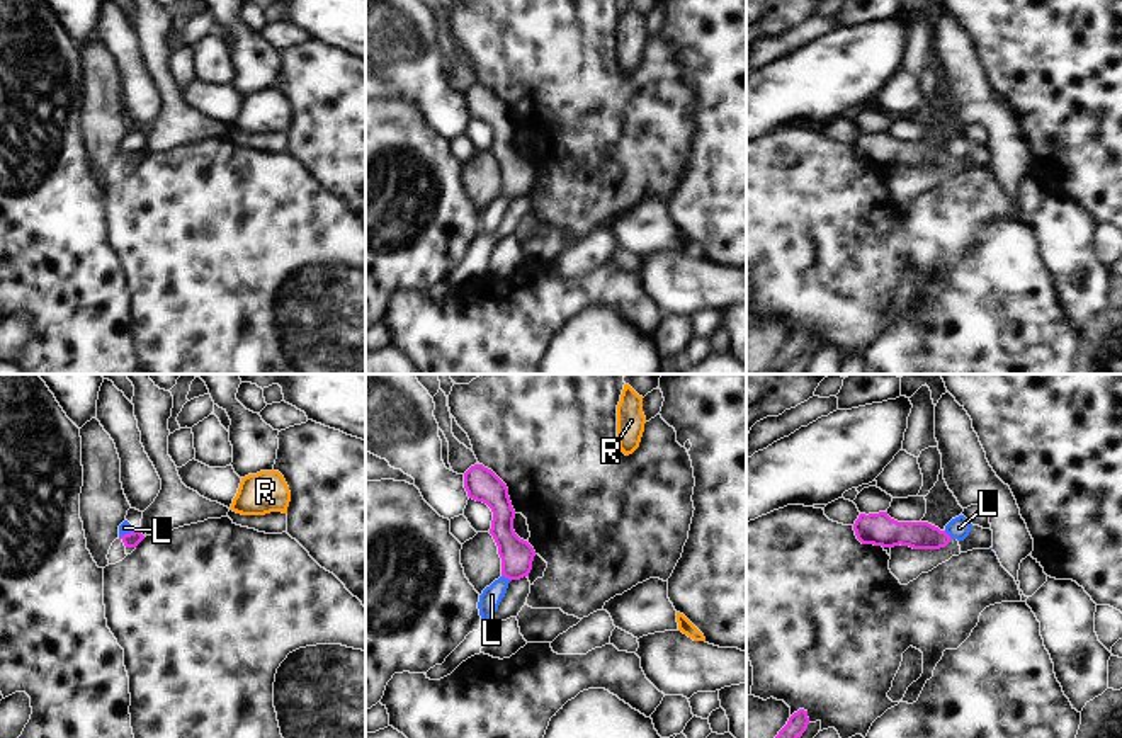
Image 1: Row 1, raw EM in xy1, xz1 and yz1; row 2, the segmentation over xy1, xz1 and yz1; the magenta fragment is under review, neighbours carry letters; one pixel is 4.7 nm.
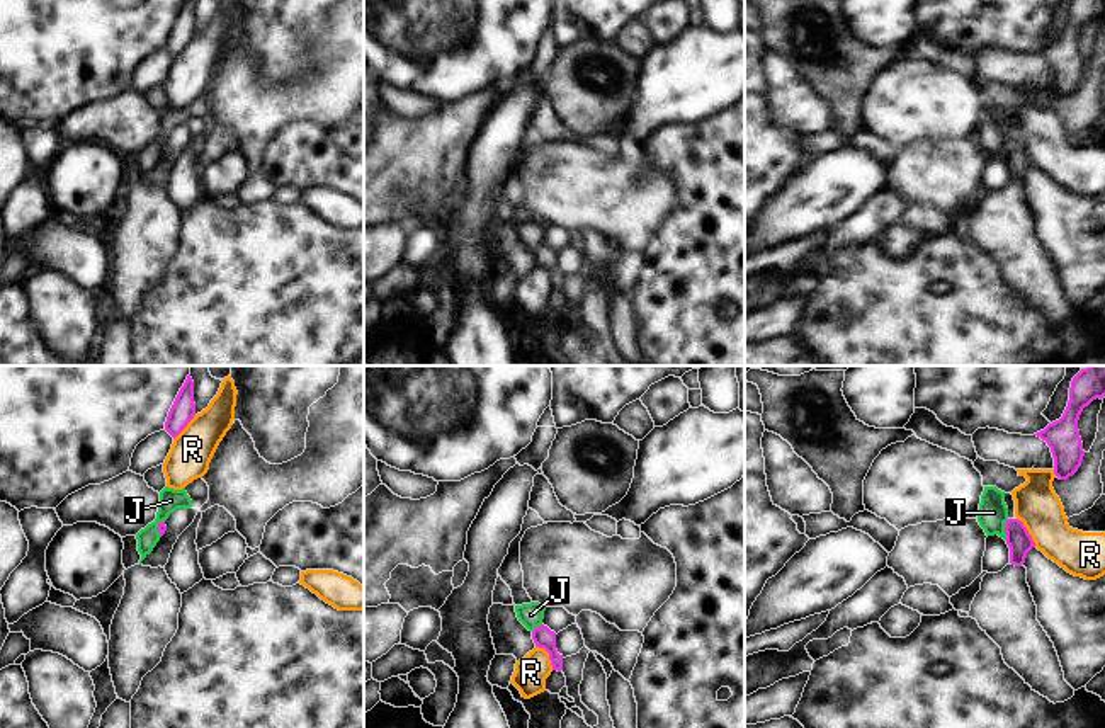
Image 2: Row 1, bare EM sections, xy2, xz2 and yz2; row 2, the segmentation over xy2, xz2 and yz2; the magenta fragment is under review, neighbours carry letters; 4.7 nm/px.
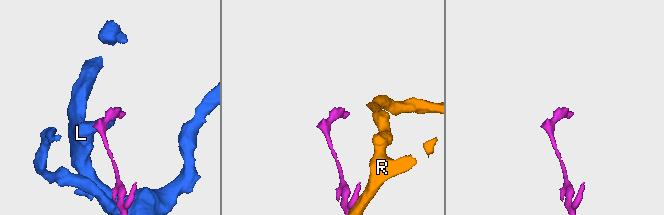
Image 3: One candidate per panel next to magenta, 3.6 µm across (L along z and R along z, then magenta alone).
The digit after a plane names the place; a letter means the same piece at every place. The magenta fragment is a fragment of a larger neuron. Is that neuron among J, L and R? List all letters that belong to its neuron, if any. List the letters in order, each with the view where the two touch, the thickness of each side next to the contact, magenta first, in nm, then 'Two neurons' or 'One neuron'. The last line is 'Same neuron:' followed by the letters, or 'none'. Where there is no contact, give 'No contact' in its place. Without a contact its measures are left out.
J: Touches magenta in yz2. Thickness 120 nm (magenta) against 140 nm. Two neurons
L: Touches magenta in xy1. Thickness 70 nm (magenta) against 60 nm. Two neurons
R: Touches magenta in yz2. Thickness 120 nm (magenta) against 200 nm. Two neurons
Same neuron: none

